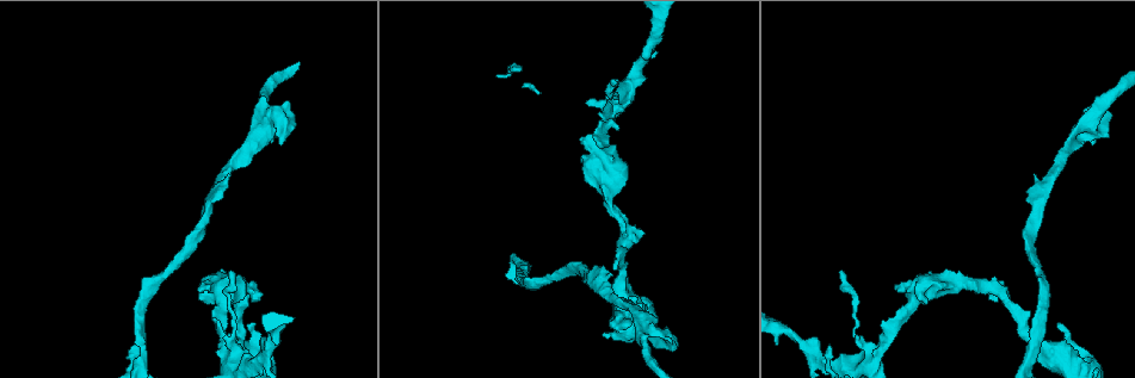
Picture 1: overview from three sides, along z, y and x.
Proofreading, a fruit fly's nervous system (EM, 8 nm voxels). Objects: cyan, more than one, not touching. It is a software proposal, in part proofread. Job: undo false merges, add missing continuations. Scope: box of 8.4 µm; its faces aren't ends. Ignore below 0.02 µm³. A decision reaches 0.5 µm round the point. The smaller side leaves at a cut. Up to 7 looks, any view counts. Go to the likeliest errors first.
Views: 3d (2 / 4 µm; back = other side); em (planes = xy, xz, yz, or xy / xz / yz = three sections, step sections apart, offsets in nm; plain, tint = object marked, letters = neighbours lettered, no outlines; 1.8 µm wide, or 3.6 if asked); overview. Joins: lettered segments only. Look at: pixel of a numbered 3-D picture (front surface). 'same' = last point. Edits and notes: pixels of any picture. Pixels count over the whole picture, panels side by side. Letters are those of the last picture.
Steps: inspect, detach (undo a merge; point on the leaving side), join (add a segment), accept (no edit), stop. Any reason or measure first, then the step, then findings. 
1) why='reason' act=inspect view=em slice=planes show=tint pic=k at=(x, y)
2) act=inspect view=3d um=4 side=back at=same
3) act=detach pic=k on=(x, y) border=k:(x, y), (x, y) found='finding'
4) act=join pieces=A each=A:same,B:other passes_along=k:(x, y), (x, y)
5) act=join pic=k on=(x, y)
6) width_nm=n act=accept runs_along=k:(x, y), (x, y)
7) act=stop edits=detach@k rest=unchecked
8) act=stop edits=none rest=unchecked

act=inspect view=em slice=planes show=letters pic=1 at=(226, 351)

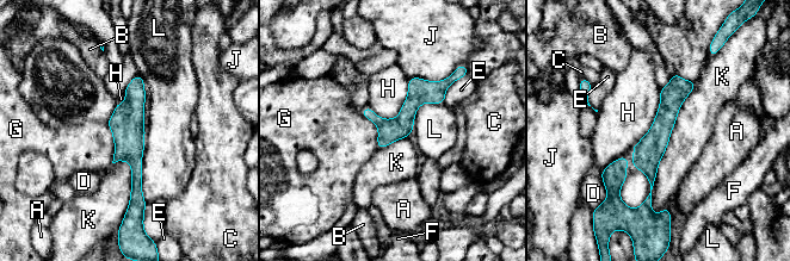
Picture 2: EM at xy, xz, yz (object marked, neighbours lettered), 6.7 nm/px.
longest_contact=K:950nm act=accept each=A:other,B:other,C:other,D:other,E:other,F:other,G:other,H:other,J:other,K:other,L:other runs_along=2:(676, 78), (652, 147), (648, 200) found='all the same neuron'

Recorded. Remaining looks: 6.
why='side arm on a straight run' act=inspect view=em slice=planes show=plain pic=1 at=(262, 123)

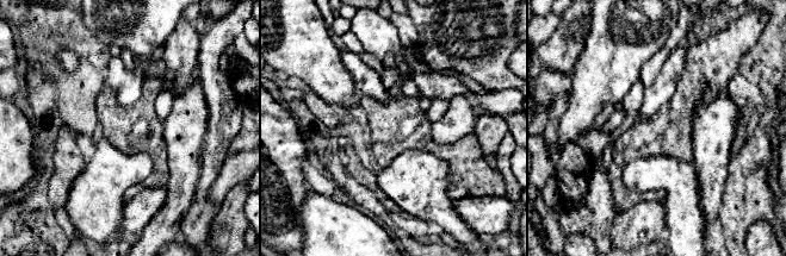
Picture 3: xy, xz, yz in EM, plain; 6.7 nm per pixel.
why='where the object lies' act=inspect view=em slice=planes show=tint at=same

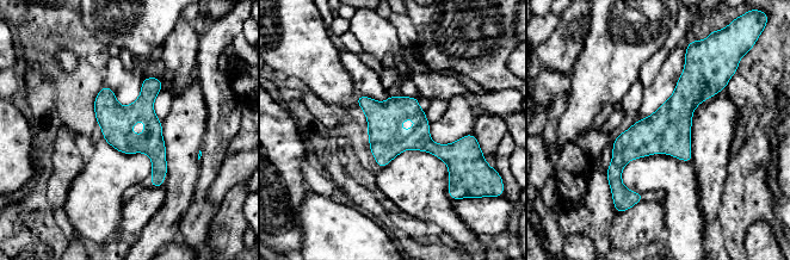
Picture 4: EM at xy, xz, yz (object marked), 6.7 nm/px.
why='what lies round it' act=inspect view=em slice=planes show=letters at=same

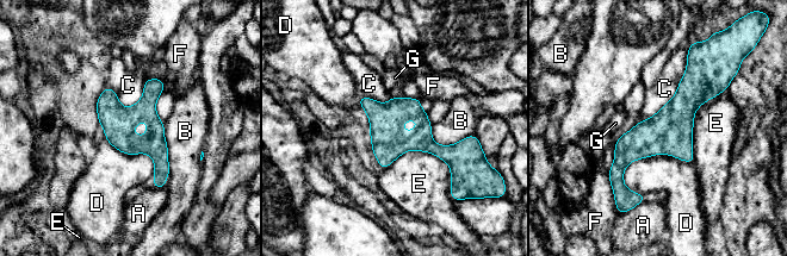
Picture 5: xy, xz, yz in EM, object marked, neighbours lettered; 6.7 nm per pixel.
longest_contact=C:600nm act=accept each=A:other,B:other,C:other,D:other,E:other,F:other,G:other found='continuous, no second neuron'

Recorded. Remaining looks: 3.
why='free end' act=inspect view=3d um=2 pic=1 at=(641, 233)

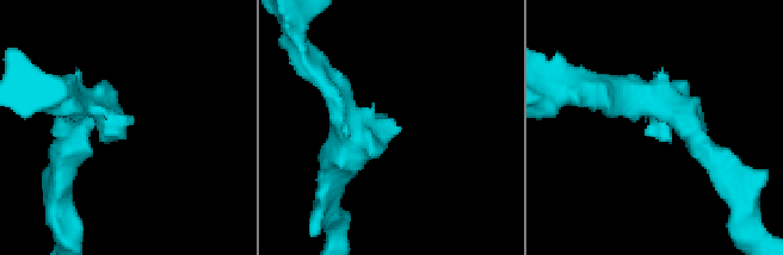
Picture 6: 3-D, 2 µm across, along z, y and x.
arm_widths_nm=200,220 why='shape alone is not enough' act=inspect view=em slice=planes show=letters pic=6 at=(123, 136)

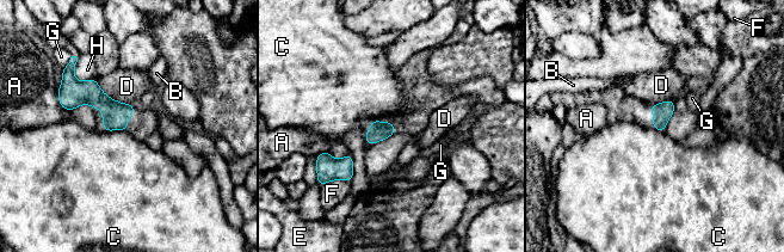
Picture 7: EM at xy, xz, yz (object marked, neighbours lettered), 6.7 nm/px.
longest_contact=D:320nm act=accept each=A:other,B:other,C:other,D:other,E:other,F:other,G:other,H:other runs_along=7:(63, 91), (88, 92), (124, 127) found='no lettered segment goes on from it'

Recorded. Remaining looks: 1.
act=stop edits=none rest=unchecked

